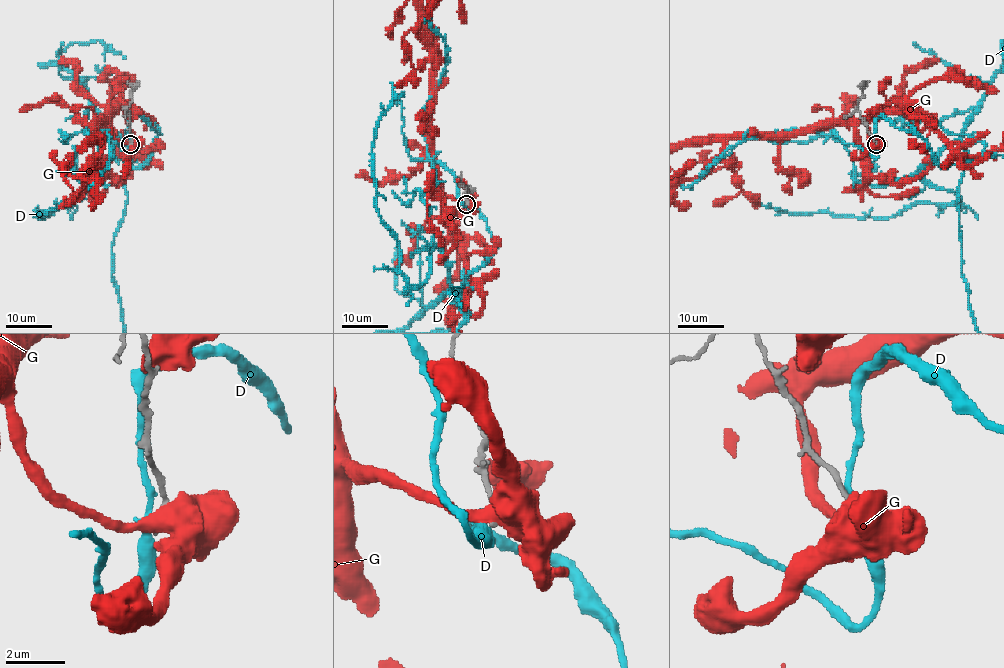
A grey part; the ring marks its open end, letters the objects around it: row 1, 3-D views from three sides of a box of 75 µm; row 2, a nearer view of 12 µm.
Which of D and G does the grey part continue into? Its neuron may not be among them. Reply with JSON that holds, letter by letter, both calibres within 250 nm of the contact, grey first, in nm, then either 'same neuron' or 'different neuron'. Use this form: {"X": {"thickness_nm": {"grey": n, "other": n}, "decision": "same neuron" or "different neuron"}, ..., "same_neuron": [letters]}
{"D": {"thickness_nm": {"grey": 180, "other": 320}, "decision": "different neuron"}, "G": {"thickness_nm": {"grey": 220, "other": 600}, "decision": "different neuron"}, "same_neuron": []}

